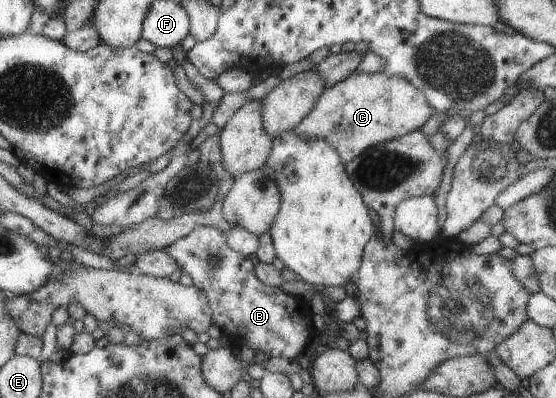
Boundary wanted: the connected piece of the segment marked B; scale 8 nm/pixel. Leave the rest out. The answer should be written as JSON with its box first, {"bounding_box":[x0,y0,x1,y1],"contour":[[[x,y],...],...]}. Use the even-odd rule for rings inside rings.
{"bounding_box":[161,226,311,359],"contour":[[[209,226],[194,227],[187,235],[180,237],[166,245],[161,251],[169,254],[177,263],[180,271],[192,279],[192,284],[198,286],[206,294],[212,313],[212,323],[219,325],[222,335],[227,337],[230,347],[245,345],[255,351],[268,353],[270,357],[283,357],[283,359],[293,359],[303,353],[305,343],[309,339],[311,331],[311,321],[307,313],[303,315],[303,321],[293,321],[301,319],[301,309],[297,305],[298,301],[293,299],[293,295],[281,293],[279,288],[266,286],[261,283],[254,272],[254,265],[249,257],[242,253],[237,253],[226,244],[226,233],[217,228]]]}

